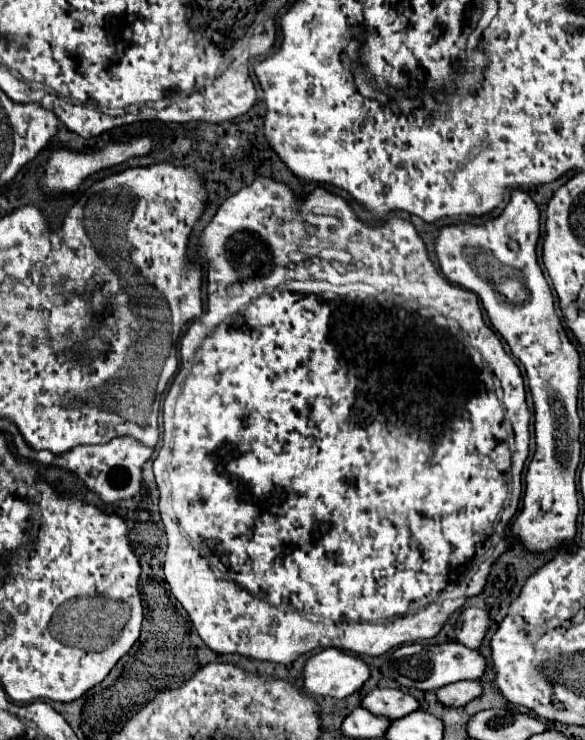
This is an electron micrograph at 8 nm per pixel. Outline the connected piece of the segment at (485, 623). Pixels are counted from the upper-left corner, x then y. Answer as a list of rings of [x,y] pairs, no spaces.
[[[477,607],[465,609],[455,627],[457,641],[467,645],[469,649],[477,649],[481,645],[481,641],[485,639],[489,625],[491,625],[491,619],[485,609],[477,609]]]

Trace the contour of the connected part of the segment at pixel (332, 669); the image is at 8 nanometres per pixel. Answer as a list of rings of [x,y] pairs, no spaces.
[[[323,649],[305,663],[303,683],[315,697],[345,699],[359,691],[371,677],[371,669],[359,657],[339,651]]]

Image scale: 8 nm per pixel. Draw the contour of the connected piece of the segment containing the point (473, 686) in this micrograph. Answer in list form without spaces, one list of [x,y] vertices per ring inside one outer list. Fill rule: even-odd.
[[[457,681],[457,683],[451,683],[447,687],[441,687],[435,693],[443,705],[463,707],[469,701],[483,695],[483,685],[479,681]]]

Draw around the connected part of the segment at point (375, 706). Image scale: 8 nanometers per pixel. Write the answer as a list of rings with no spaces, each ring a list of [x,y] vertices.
[[[375,689],[363,699],[361,705],[375,715],[385,715],[391,719],[405,717],[421,707],[417,697],[403,693],[401,689]]]

